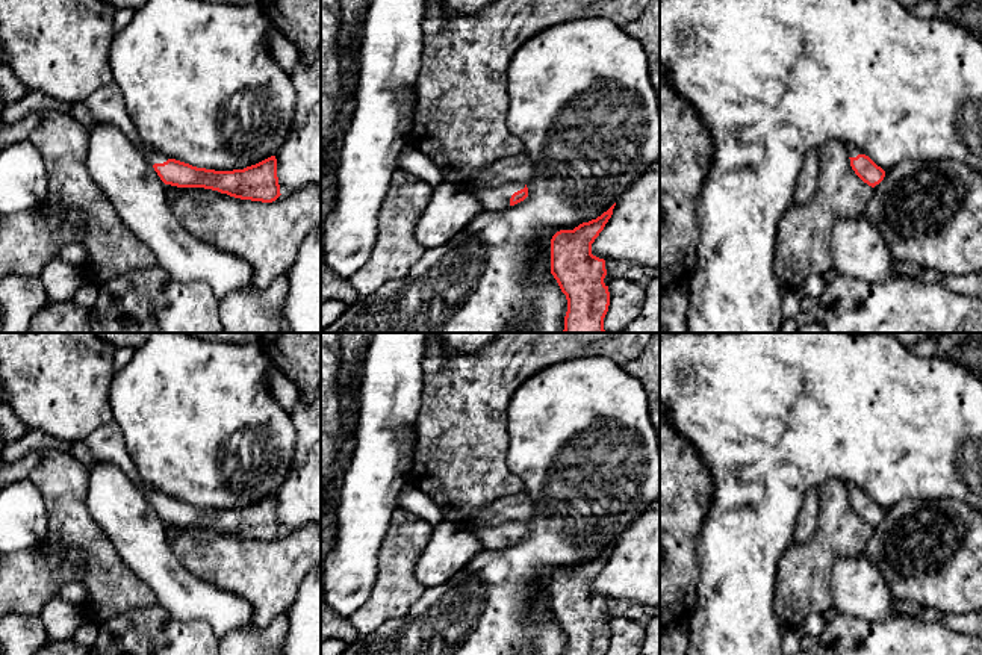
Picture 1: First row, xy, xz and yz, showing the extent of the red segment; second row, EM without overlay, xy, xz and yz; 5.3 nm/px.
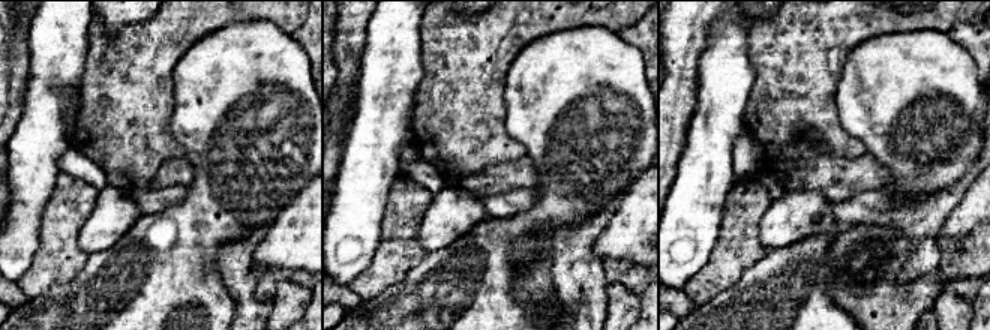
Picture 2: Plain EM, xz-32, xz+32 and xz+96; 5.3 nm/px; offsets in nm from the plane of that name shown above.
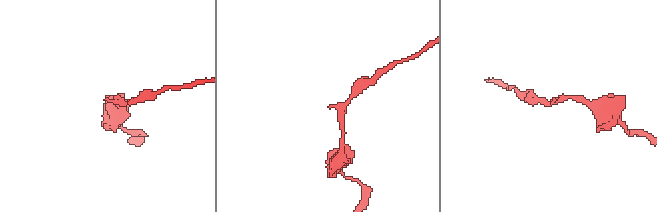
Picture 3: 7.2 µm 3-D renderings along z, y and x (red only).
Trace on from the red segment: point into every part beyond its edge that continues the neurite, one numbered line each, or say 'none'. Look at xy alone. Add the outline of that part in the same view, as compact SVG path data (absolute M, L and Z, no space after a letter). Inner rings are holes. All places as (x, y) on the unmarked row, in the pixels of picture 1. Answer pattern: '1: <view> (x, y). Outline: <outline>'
1: xy (105, 445). Outline: M112 422L91 433L85 440L71 440L68 451L88 469L97 463L112 463L141 490L150 502L163 502L169 496L157 487L151 487L139 480L138 469L130 458L120 427Z

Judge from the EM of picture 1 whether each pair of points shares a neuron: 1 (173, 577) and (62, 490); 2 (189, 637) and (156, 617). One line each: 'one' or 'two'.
1: two
2: one

